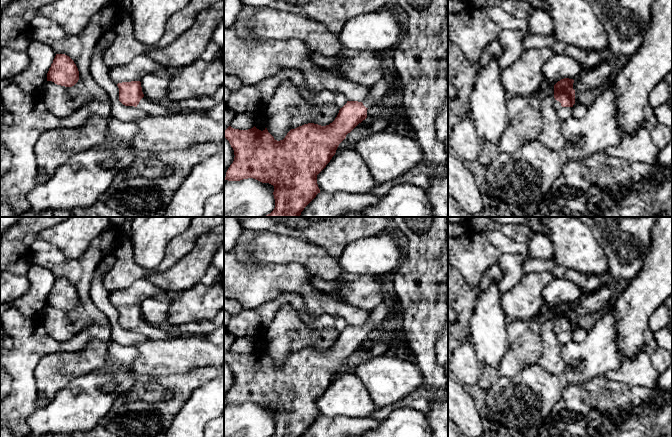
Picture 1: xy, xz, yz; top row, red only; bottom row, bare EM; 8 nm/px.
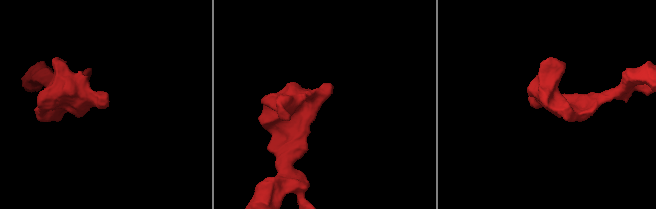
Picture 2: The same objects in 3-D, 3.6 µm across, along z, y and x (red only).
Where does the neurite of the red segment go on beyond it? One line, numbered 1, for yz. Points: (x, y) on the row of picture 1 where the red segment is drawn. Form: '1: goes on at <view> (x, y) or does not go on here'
1: goes on at yz (557, 104)

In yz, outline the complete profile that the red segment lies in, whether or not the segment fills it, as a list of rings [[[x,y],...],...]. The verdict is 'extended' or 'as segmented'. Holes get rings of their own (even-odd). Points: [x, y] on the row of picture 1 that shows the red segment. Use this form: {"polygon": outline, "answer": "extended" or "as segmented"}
{"polygon": [[[564,78],[554,85],[555,107],[573,107],[575,104],[575,90],[573,89],[573,79]]], "answer": "extended"}

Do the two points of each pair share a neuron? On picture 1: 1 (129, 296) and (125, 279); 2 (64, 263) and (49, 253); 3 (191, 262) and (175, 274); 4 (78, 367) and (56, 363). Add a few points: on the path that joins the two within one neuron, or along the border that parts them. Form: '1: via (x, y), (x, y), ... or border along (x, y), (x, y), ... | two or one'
1: border along (147, 278), (138, 278), (127, 287), (109, 292) | two
2: via (60, 263), (53, 257) | one
3: via (187, 266), (179, 274) | one
4: via (73, 366), (61, 366) | one

